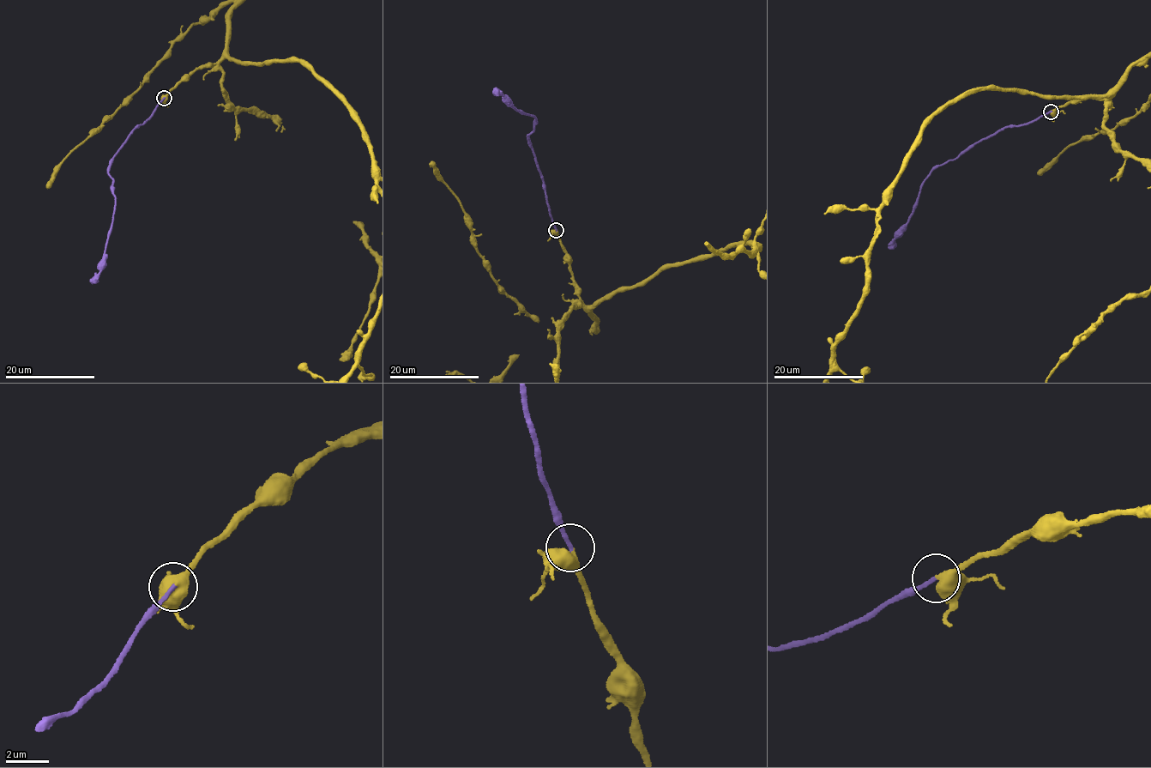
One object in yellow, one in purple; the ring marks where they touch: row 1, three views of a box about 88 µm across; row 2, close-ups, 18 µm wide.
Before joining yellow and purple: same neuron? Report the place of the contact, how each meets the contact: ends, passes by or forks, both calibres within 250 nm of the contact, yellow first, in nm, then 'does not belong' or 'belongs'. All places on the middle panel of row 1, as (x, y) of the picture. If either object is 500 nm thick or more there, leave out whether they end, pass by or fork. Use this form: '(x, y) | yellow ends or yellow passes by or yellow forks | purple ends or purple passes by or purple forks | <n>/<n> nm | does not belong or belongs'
(556, 230) | yellow passes by | purple ends | 480/180 nm | belongs

